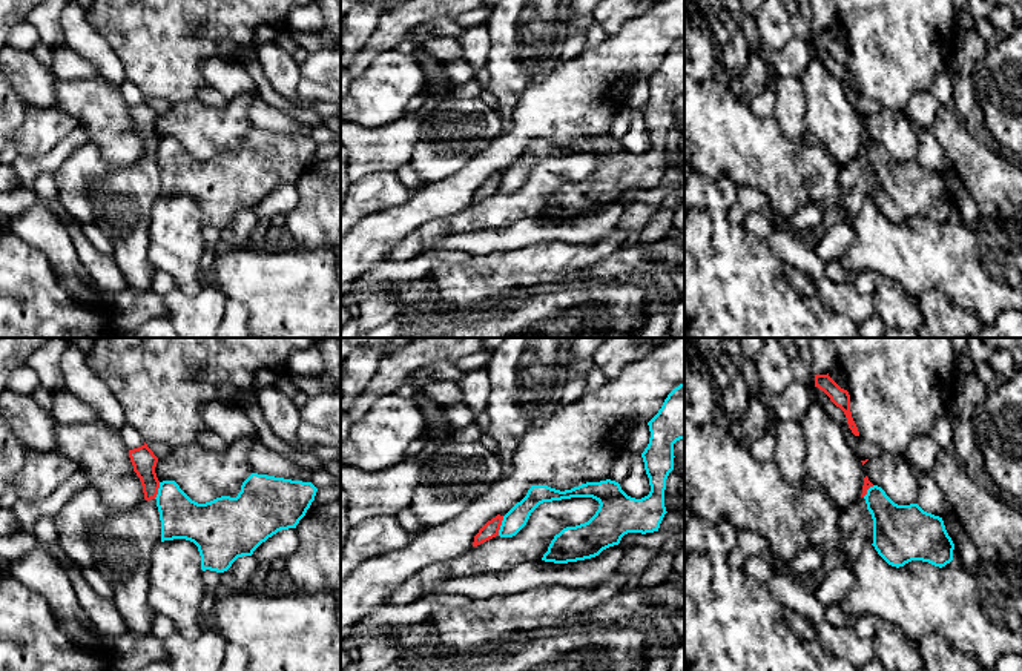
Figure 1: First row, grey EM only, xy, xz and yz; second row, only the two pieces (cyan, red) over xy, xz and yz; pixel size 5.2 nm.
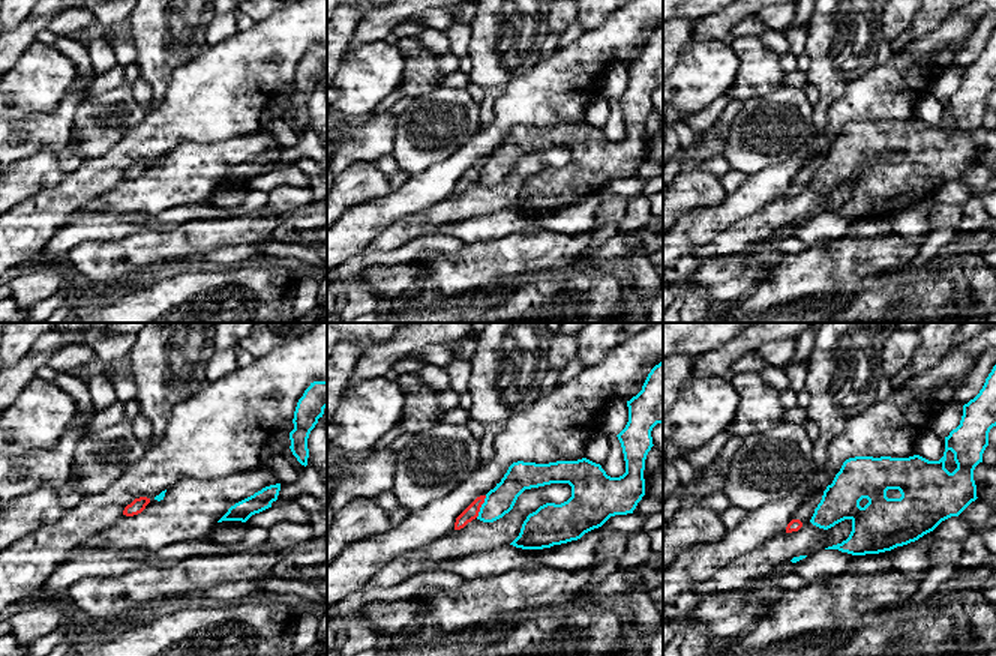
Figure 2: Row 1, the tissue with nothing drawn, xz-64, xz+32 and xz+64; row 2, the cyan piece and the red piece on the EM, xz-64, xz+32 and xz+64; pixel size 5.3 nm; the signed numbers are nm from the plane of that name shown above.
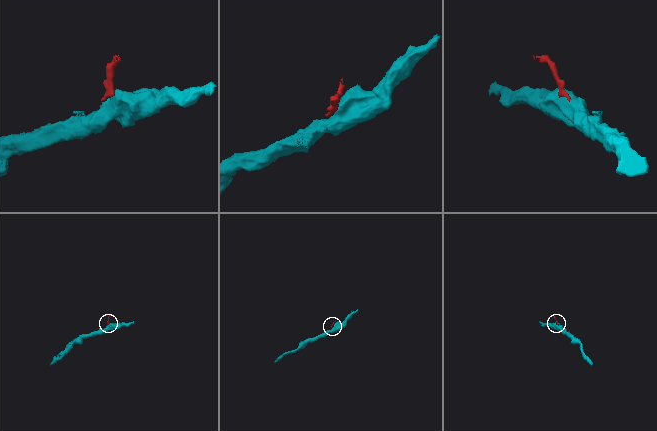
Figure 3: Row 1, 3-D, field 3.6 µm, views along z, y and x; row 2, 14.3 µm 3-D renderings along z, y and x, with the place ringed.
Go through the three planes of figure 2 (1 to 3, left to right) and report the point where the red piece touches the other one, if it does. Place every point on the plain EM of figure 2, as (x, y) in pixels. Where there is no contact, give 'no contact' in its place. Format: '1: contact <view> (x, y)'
1: no contact
2: contact xz+32 (482, 170)
3: no contact

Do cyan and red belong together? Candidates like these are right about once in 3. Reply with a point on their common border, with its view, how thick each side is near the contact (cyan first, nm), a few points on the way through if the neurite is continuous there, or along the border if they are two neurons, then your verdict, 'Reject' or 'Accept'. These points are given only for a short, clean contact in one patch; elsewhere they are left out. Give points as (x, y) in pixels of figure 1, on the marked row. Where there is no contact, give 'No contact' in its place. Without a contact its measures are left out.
Touches cyan at xz (501, 525). Thickness 110 nm (cyan) against 90 nm. Boundary: xz (504, 516), (497, 535). Reject

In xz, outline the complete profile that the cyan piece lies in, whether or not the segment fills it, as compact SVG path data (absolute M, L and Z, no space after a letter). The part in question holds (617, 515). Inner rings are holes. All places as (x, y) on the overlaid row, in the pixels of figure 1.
M684 382L668 395L648 425L651 438L641 453L651 485L648 496L631 497L611 479L586 482L565 491L531 485L526 496L503 516L499 536L516 536L540 504L571 497L592 497L600 504L598 510L588 522L566 527L556 534L542 557L545 562L568 564L591 559L618 545L628 533L658 531L668 513L664 490L666 479L674 470L674 444L684 439Z

